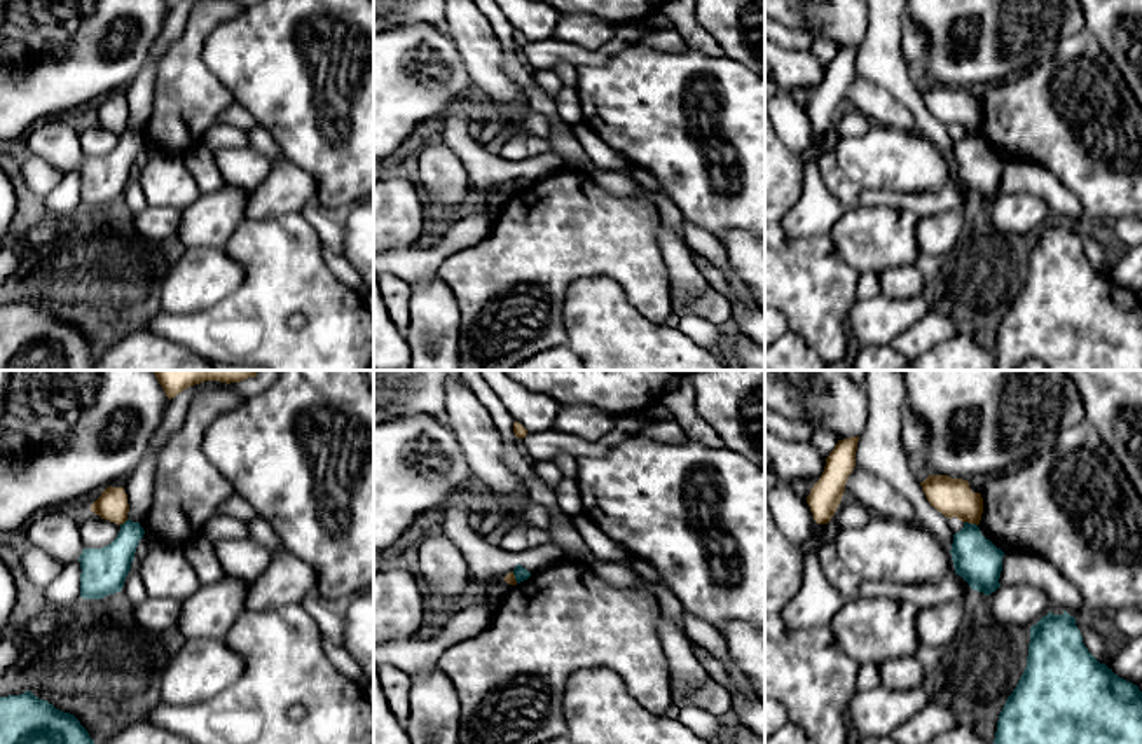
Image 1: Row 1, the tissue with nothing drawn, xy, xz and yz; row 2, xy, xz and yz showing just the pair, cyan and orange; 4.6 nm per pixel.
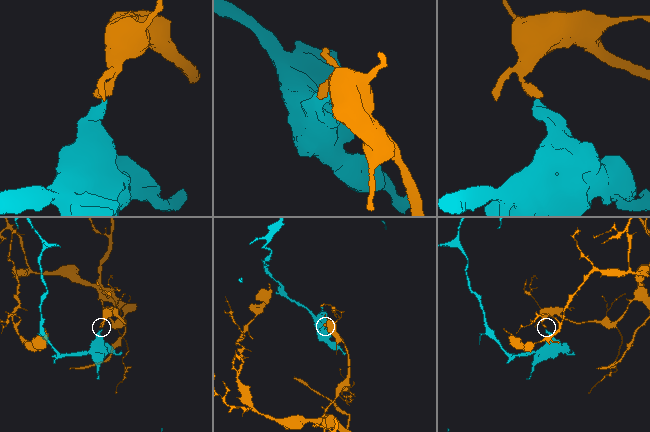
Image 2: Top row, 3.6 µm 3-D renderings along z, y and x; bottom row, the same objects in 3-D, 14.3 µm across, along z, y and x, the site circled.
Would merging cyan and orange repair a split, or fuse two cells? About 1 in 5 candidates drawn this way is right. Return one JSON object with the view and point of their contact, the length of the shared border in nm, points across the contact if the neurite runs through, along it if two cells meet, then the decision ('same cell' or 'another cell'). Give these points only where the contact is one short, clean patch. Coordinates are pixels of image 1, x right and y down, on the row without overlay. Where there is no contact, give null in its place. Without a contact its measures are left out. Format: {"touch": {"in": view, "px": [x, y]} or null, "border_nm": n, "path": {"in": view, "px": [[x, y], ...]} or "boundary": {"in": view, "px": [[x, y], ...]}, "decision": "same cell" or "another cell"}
{"touch": {"in": "yz", "px": [971, 133]}, "border_nm": 70, "decision": "another cell"}

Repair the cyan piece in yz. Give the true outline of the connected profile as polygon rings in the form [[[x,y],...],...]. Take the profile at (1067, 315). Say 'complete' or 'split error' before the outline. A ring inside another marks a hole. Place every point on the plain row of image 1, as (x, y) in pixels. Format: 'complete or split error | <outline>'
complete | [[[1051,220],[1030,236],[1027,276],[997,330],[995,370],[1039,360],[1046,370],[1142,370],[1142,300],[1100,272],[1084,255],[1076,227]]]

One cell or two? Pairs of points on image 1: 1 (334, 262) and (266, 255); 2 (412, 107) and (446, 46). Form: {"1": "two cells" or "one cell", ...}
{"1": "two cells", "2": "one cell"}

